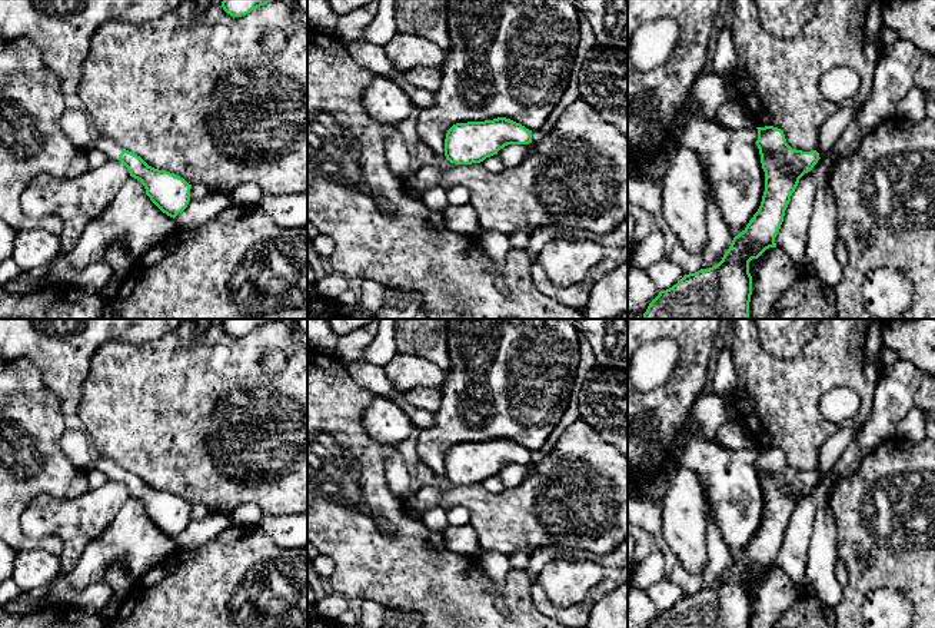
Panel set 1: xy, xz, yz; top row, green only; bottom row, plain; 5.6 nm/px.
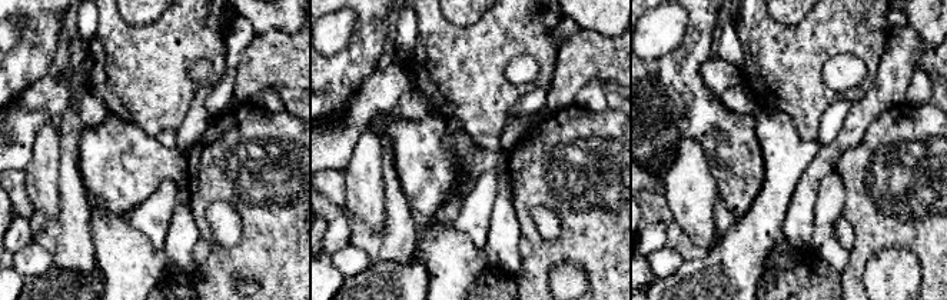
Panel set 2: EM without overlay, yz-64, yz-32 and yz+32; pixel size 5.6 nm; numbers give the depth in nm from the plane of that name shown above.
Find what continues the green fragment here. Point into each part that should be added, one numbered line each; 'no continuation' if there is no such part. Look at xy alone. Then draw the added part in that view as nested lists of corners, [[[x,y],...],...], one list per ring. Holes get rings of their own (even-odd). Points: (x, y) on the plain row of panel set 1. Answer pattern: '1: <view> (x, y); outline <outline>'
1: xy (107, 467); outline [[[94,455],[91,468],[102,471],[109,479],[117,481],[122,468],[109,458]]]

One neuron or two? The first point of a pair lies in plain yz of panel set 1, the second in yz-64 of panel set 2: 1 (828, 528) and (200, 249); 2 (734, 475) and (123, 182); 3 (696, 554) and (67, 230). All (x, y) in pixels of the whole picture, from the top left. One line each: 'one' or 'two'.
1: two
2: one
3: two

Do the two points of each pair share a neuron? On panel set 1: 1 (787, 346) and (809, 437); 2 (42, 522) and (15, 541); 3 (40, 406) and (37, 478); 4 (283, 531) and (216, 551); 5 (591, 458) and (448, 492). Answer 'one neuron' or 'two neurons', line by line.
1: two neurons
2: two neurons
3: one neuron
4: two neurons
5: one neuron

